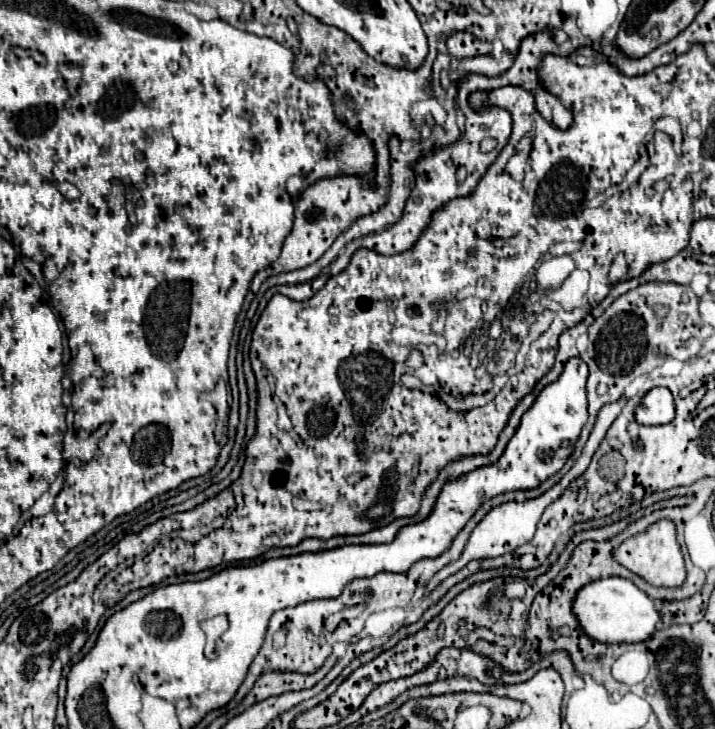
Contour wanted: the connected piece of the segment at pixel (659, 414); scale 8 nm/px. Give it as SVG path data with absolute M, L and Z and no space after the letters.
M654 387L644 395L636 407L636 421L640 425L662 425L674 419L672 393L666 387Z

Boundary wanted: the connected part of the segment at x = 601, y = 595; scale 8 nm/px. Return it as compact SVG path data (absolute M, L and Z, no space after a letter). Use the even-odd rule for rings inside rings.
M606 577L590 581L580 587L572 601L572 613L580 621L580 629L600 643L638 643L652 637L660 623L660 613L654 609L654 601L640 591L632 581L622 577Z

